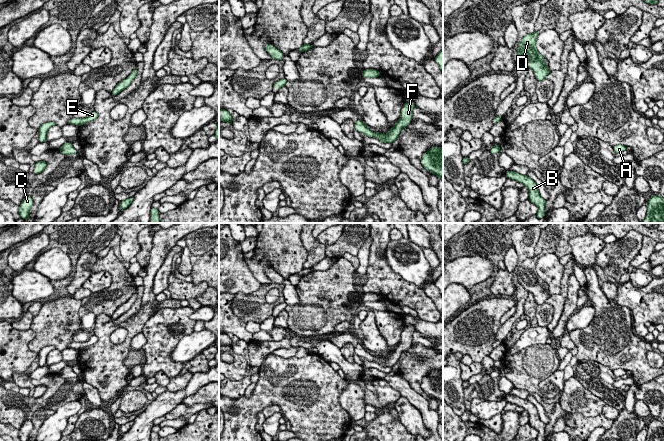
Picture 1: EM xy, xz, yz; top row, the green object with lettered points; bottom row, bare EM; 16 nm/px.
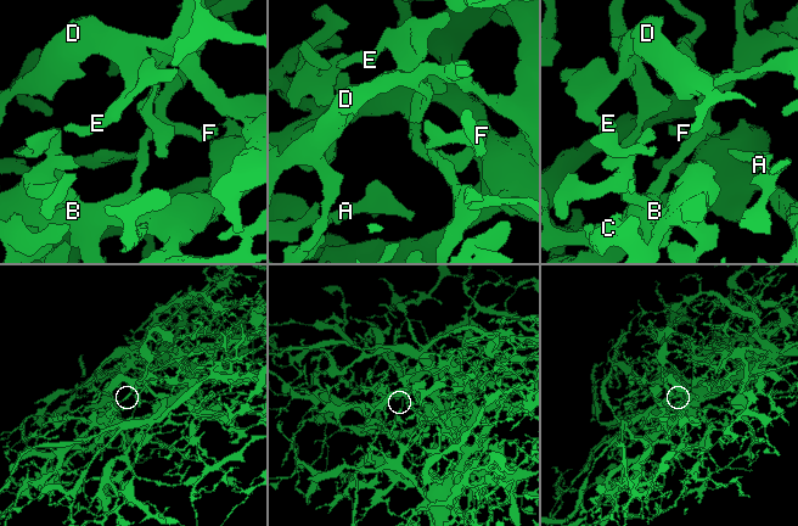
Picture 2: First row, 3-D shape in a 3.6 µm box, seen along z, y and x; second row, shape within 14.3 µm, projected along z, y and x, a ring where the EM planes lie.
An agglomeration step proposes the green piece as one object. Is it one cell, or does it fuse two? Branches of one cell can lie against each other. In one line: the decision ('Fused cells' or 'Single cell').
Single cell

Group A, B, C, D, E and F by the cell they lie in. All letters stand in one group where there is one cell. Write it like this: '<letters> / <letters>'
A B C D E F

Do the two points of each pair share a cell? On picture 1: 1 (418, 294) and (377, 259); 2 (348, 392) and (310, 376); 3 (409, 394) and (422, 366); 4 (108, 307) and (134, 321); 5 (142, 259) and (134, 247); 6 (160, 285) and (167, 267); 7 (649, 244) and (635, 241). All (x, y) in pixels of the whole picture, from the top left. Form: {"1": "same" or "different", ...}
{"1": "same", "2": "different", "3": "different", "4": "different", "5": "different", "6": "same", "7": "different"}

